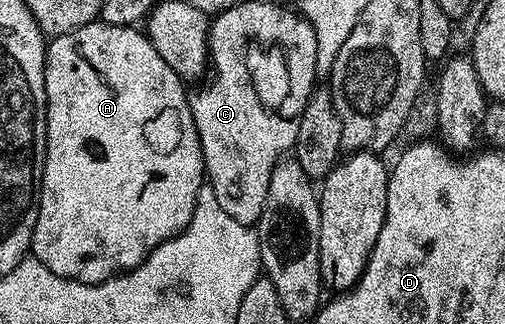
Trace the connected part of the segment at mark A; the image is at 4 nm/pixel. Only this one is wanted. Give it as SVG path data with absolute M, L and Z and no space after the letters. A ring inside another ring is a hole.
M98 19L67 35L52 38L45 51L45 166L33 232L32 256L37 257L39 263L47 267L47 271L55 271L55 275L63 279L88 285L99 285L110 277L142 265L152 249L179 236L187 227L187 223L191 223L197 196L207 181L203 153L204 149L199 143L199 135L195 131L191 115L186 82L163 61L140 28L133 25L106 25Z

